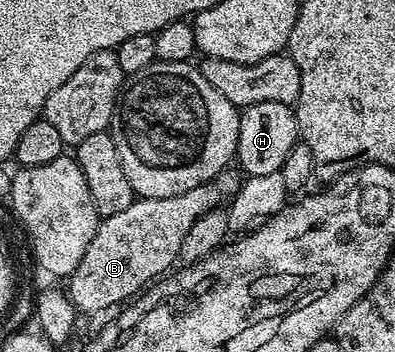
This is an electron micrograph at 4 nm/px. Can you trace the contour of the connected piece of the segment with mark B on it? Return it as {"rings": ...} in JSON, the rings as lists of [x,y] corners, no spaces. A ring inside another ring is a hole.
{"rings":[[[226,168],[220,170],[211,180],[207,180],[207,184],[199,184],[199,188],[179,192],[179,196],[137,198],[131,204],[131,208],[123,208],[123,212],[115,212],[115,216],[101,218],[95,228],[95,237],[92,238],[91,245],[87,252],[83,252],[83,260],[79,260],[79,268],[75,268],[75,272],[67,279],[69,299],[78,311],[85,315],[109,310],[112,306],[120,307],[134,296],[140,295],[150,283],[160,279],[174,265],[173,261],[178,261],[183,239],[187,237],[191,224],[195,224],[195,220],[199,220],[207,212],[224,207],[237,195],[242,181],[243,174],[240,169]]]}

